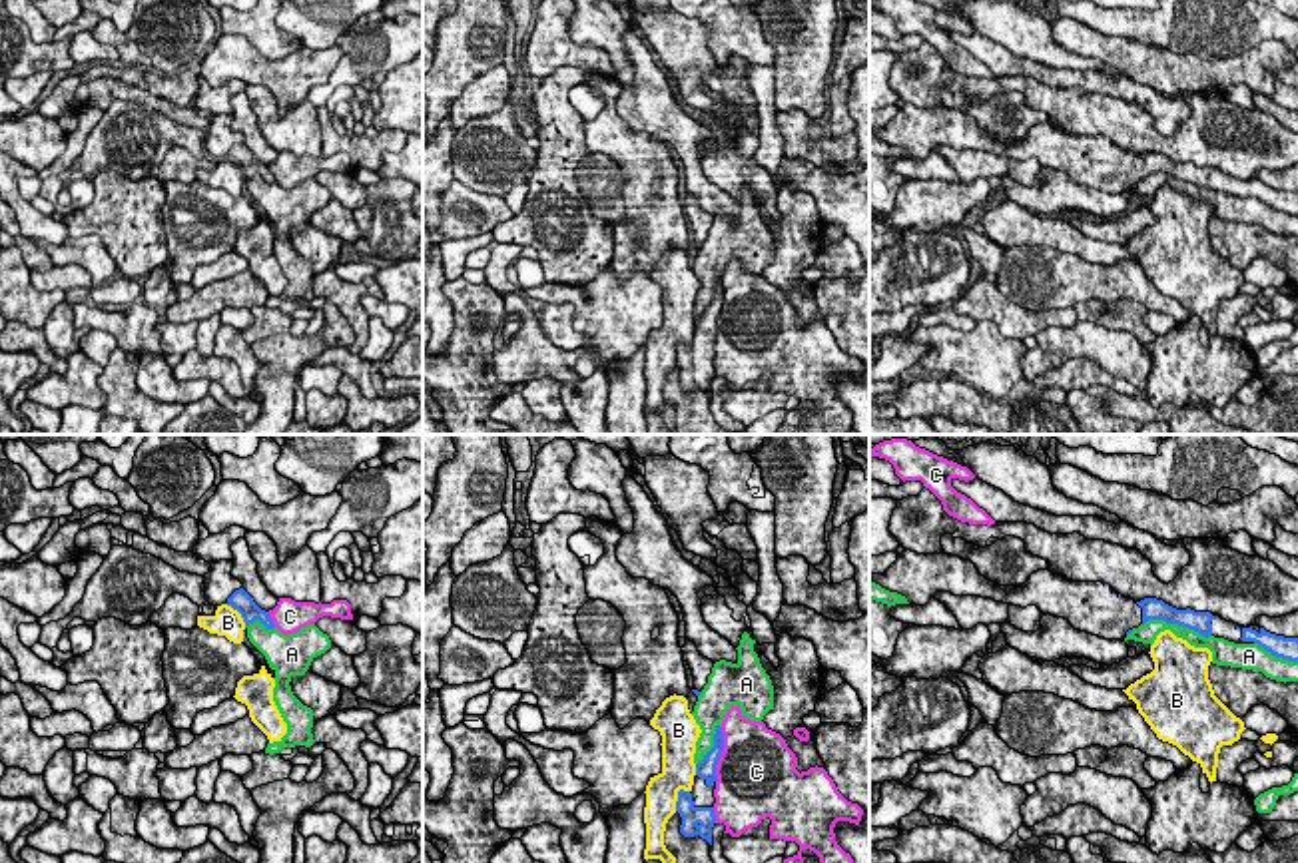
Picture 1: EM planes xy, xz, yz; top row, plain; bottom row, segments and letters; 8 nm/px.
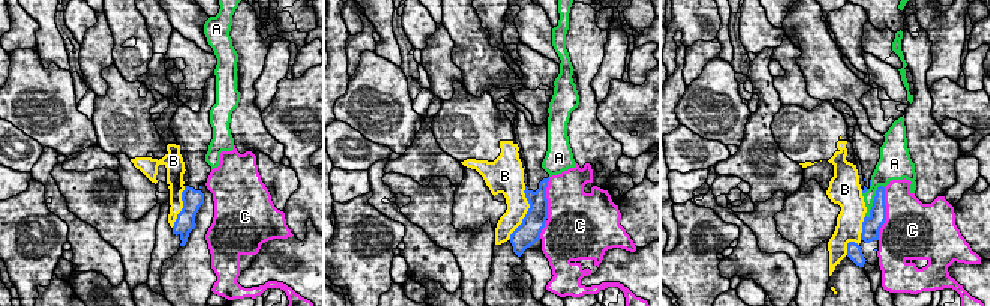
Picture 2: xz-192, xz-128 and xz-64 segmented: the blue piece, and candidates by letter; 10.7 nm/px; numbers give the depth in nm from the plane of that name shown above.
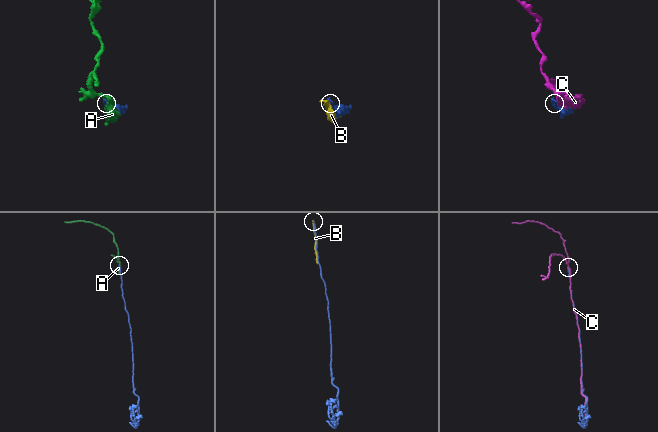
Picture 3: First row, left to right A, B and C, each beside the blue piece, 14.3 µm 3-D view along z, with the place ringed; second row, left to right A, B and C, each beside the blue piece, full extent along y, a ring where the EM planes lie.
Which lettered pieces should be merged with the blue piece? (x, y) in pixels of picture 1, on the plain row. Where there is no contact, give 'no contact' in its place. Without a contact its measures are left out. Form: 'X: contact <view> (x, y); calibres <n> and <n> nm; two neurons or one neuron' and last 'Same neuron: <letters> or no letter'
A: contact yz (1177, 176); calibres 170 and 140 nm; two neurons
B: contact xz (678, 349); calibres 160 and 280 nm; two neurons
C: contact xz (720, 307); calibres 160 and 480 nm; two neurons
Same neuron: no letter

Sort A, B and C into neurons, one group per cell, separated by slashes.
A / B / C

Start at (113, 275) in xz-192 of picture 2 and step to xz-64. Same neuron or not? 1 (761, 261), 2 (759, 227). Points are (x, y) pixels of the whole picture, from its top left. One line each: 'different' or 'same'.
1: same
2: different

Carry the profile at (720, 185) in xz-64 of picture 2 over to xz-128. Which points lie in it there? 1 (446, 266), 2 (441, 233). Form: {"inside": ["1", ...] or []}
{"inside": ["2"]}

